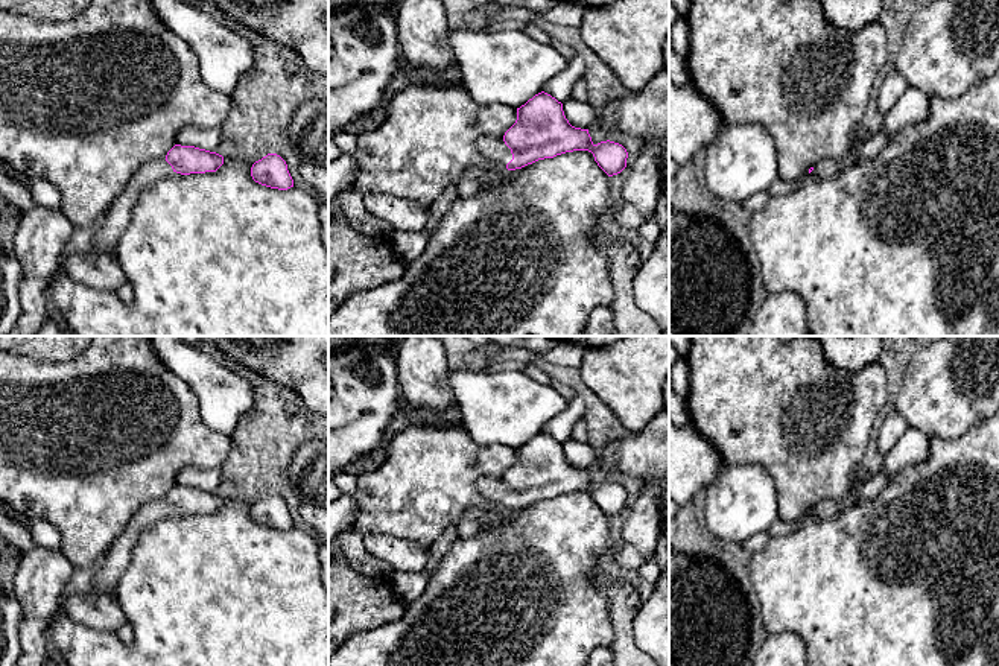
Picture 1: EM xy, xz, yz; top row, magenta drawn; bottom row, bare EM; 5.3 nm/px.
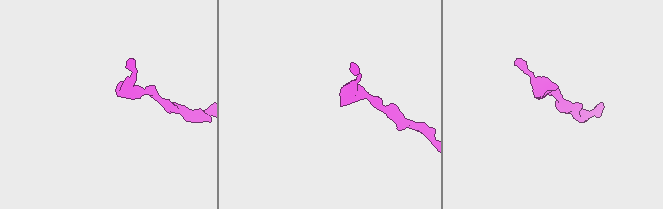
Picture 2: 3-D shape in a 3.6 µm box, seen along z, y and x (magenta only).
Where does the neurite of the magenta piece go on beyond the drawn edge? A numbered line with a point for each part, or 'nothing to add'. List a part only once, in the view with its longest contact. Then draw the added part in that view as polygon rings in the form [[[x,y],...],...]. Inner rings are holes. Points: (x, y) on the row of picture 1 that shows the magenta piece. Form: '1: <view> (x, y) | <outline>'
1: xz (494, 149) | [[[480,138],[477,141],[477,149],[485,158],[497,164],[506,166],[512,160],[511,149],[505,144],[503,140]]]

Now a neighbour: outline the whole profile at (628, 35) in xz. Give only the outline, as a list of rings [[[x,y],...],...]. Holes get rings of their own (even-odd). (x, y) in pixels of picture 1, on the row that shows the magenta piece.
[[[617,0],[587,8],[579,33],[623,87],[637,93],[664,65],[669,0]]]

